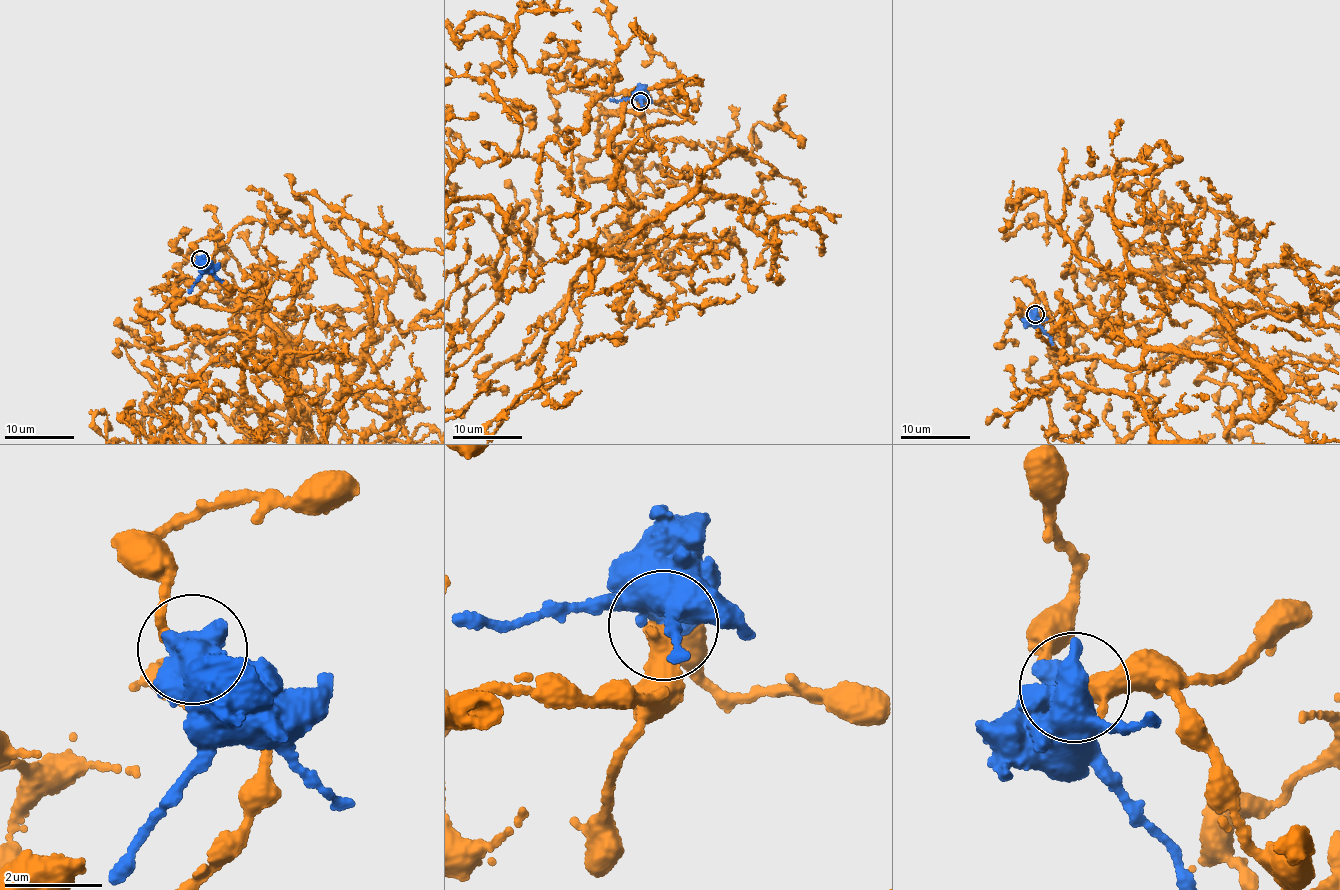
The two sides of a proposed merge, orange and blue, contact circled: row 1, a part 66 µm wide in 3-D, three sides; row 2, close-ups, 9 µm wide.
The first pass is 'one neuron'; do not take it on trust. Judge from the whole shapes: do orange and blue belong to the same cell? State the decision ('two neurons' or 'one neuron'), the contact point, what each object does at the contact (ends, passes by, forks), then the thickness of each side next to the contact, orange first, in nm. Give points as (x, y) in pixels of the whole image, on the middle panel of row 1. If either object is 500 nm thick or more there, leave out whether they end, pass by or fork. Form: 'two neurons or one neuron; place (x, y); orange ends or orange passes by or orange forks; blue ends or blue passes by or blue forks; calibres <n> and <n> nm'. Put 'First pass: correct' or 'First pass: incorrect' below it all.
two neurons; place (640, 101); calibres 240 and 750 nm
First pass: incorrect

